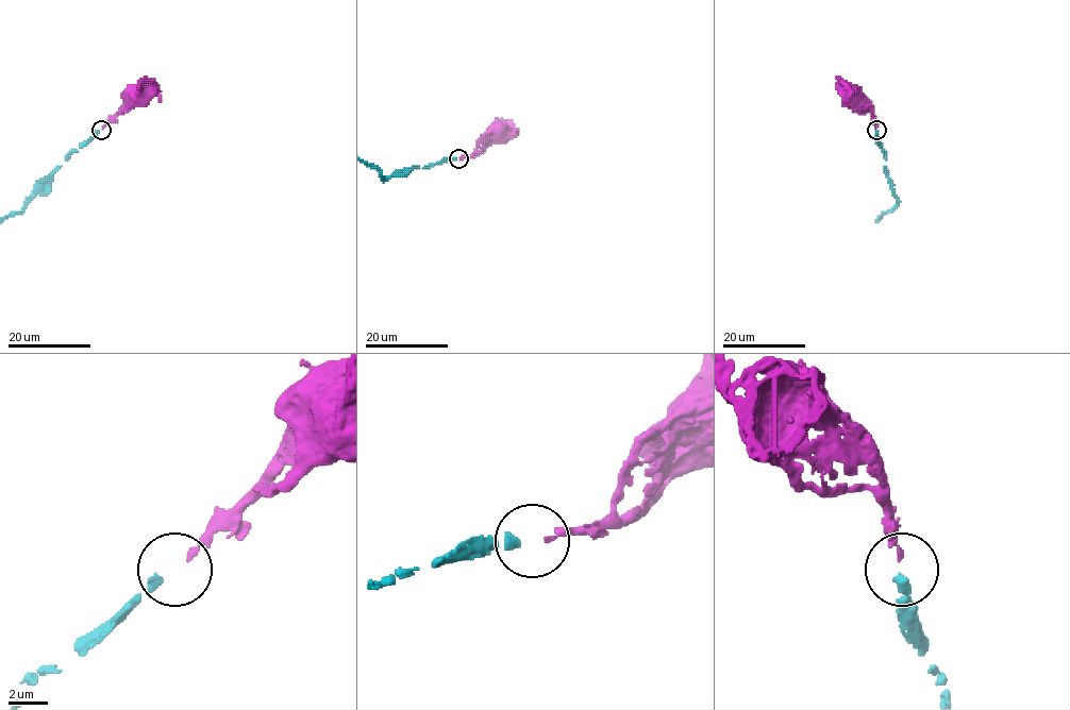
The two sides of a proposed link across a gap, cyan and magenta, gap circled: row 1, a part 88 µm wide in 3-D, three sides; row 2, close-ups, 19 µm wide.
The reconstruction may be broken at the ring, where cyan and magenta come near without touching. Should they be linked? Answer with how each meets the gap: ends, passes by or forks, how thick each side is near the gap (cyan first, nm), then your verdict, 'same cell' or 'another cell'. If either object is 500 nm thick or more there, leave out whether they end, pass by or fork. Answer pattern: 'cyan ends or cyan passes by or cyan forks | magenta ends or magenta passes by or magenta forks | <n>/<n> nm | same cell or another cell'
500/280 nm | same cell

